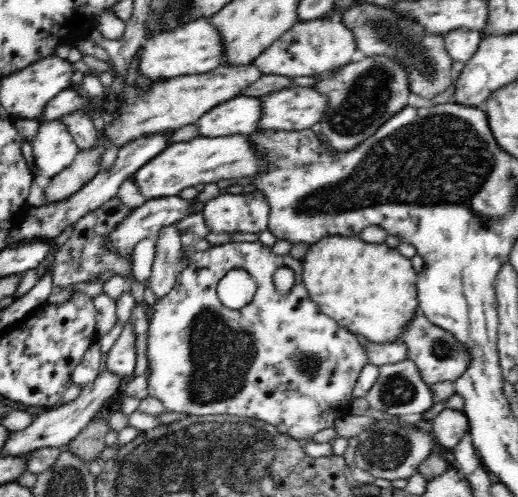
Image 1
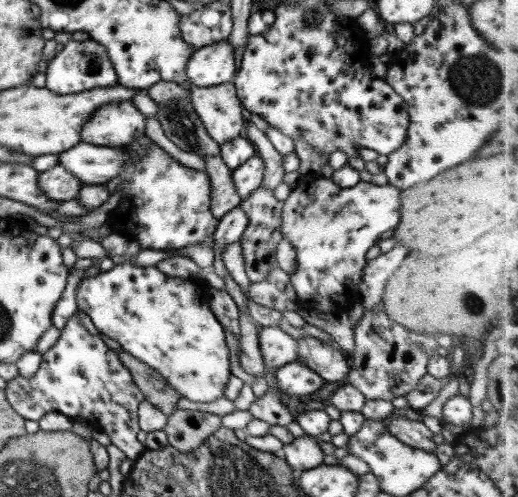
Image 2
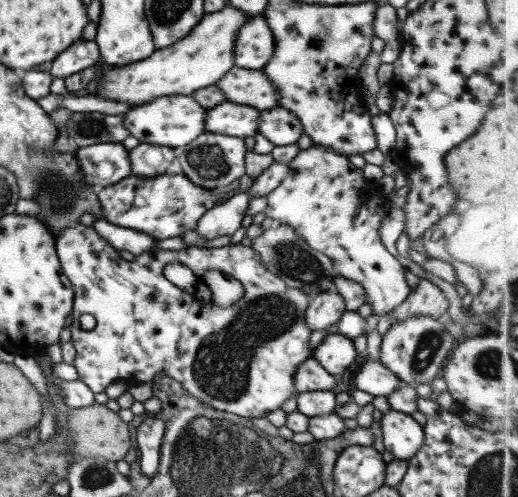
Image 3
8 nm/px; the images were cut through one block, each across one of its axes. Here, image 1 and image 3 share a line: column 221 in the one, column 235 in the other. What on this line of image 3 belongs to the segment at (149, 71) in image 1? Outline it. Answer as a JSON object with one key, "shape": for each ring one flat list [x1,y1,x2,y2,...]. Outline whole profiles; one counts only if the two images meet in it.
{"shape":[[263,16,250,17,237,29,233,43,233,66,260,70,273,54,273,34]]}

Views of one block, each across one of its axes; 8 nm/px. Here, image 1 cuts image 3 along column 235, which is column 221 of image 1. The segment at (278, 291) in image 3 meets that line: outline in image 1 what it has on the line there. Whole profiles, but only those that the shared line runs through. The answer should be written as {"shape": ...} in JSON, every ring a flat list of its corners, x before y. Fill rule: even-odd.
{"shape":[[235,239,228,244,212,245,207,250,201,251,194,261,190,262,190,266,177,274,175,287,170,290,169,294,160,302,154,304,154,314,149,324,149,332,147,339,147,358,148,368,150,366,148,394,158,397,167,411,170,412,186,412,189,415,196,416,212,416,216,414,244,416,246,418,254,418,272,426,275,426,281,435,293,438,299,441,303,438,309,440,320,430,332,428,336,421,345,418,351,409,351,402,354,398,353,388,355,387,360,371,370,363,368,359,368,351,360,344,360,339,349,330,342,326,338,326,335,320,328,315,322,314,319,307,312,301,306,285,304,285,304,265,302,260,296,259,292,255,278,255,272,251,272,247,263,244,260,240,257,242,243,242],[280,266,288,266,296,273,296,284,286,294,274,292,272,288,272,275,276,268],[234,268,243,268,254,279,256,290,252,303,240,310,235,311,226,307,219,298,217,286]]}

